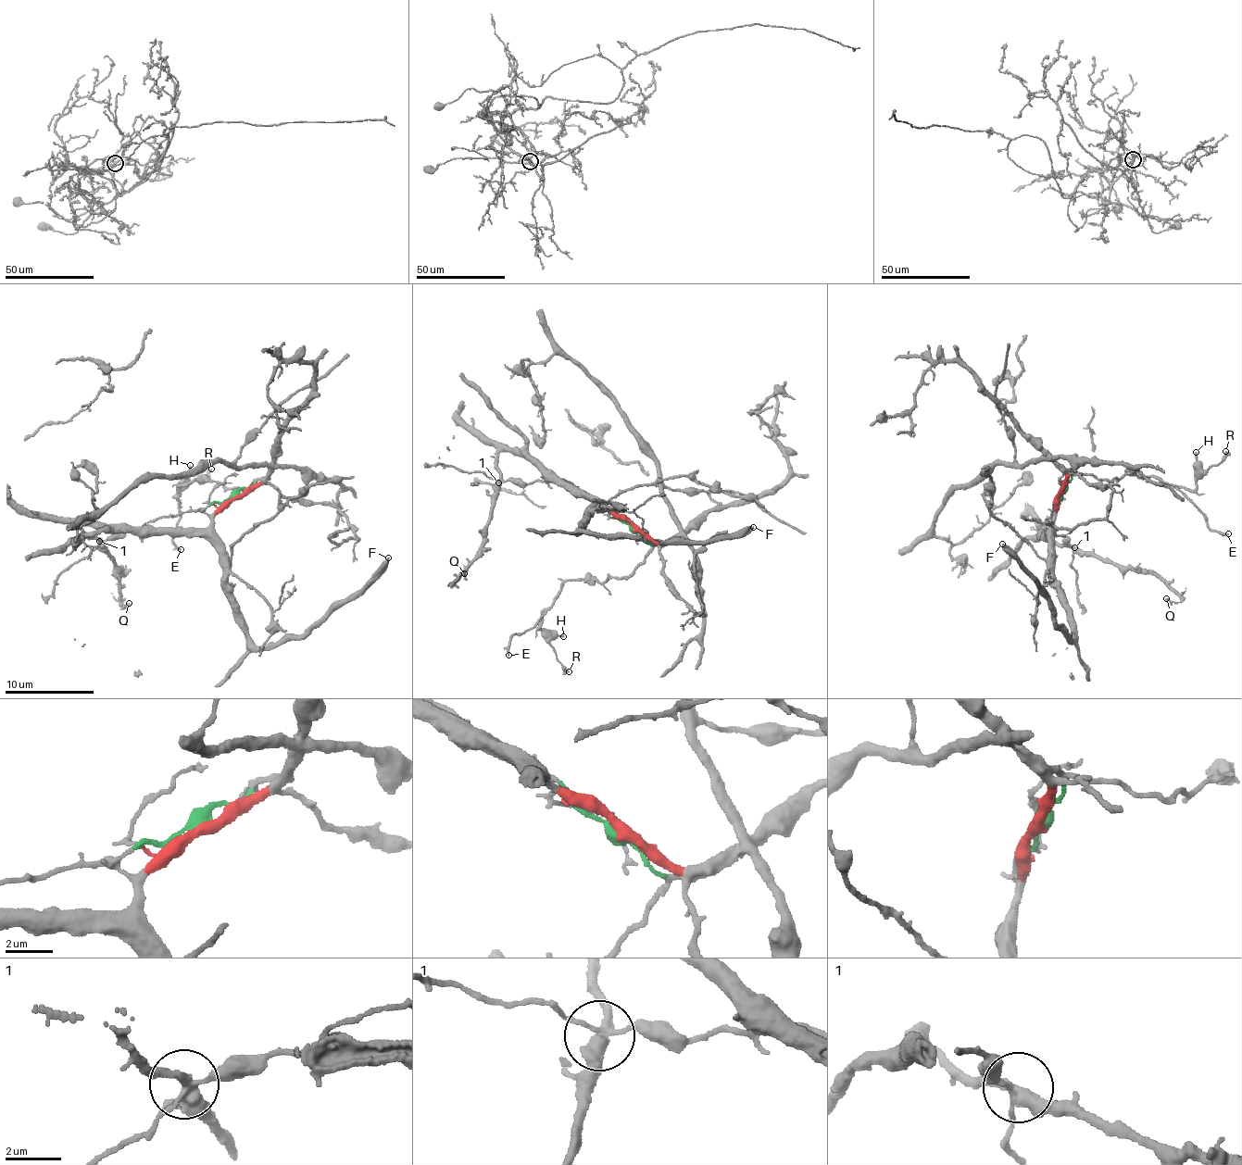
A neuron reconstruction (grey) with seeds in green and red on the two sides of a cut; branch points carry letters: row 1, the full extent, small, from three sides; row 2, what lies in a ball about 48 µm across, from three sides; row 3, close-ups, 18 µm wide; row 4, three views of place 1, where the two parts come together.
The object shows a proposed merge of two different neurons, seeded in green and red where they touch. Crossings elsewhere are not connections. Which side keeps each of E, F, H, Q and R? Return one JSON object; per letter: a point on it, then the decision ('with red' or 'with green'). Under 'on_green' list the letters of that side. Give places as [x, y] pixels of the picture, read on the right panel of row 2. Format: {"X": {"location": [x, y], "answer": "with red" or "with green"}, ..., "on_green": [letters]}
{"E": {"location": [1228, 533], "answer": "with green"}, "F": {"location": [1002, 544], "answer": "with red"}, "H": {"location": [1196, 452], "answer": "with green"}, "Q": {"location": [1166, 598], "answer": "with red"}, "R": {"location": [1225, 451], "answer": "with green"}, "on_green": ["E", "H", "R"]}

